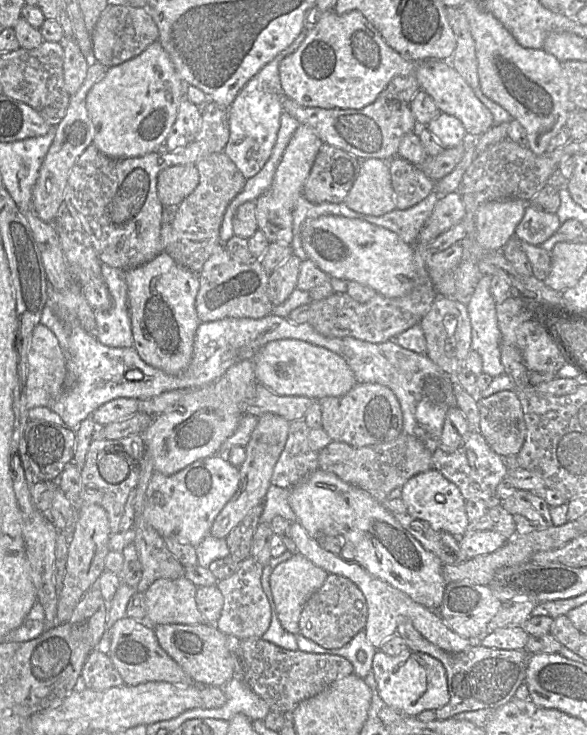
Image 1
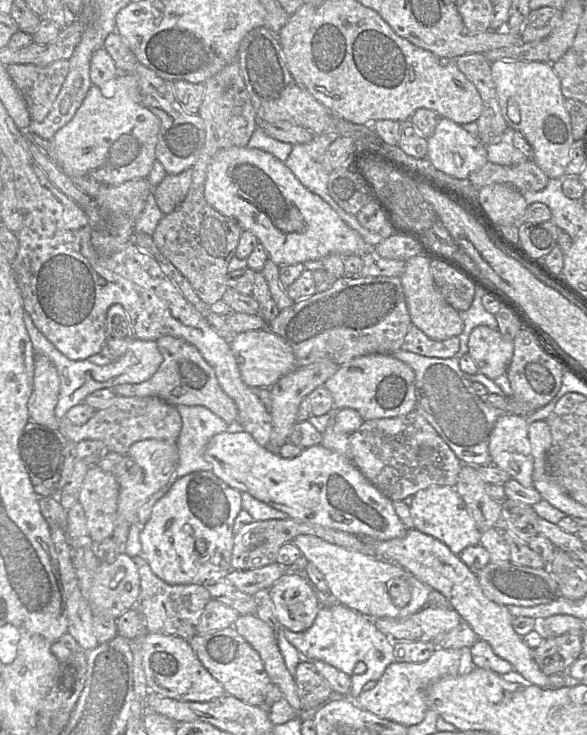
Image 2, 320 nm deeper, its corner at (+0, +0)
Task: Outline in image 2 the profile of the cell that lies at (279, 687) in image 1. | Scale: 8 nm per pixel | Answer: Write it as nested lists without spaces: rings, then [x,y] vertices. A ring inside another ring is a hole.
[[[302,660],[296,667],[294,681],[301,710],[324,704],[333,693],[329,683],[317,672],[313,661]]]

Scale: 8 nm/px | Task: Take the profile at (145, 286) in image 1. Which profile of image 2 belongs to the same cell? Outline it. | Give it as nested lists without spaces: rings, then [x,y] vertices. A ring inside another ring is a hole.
[[[169,335],[158,338],[156,344],[163,360],[150,379],[107,389],[113,389],[116,396],[157,397],[174,406],[204,406],[231,427],[237,427],[237,406],[222,390],[213,368],[204,360],[198,349],[181,338]]]

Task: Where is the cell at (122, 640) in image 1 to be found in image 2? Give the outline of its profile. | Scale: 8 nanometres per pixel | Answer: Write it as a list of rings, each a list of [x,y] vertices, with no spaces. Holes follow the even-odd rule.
[[[146,633],[142,639],[143,669],[149,691],[178,701],[208,702],[226,694],[200,662],[189,640],[173,635]]]

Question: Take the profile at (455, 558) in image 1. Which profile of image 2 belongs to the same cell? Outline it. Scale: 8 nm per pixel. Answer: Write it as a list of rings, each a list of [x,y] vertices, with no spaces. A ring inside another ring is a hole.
[[[489,562],[482,569],[475,572],[478,582],[485,596],[500,605],[531,607],[550,603],[561,597],[559,586],[548,567],[531,568],[515,565],[509,562]]]

